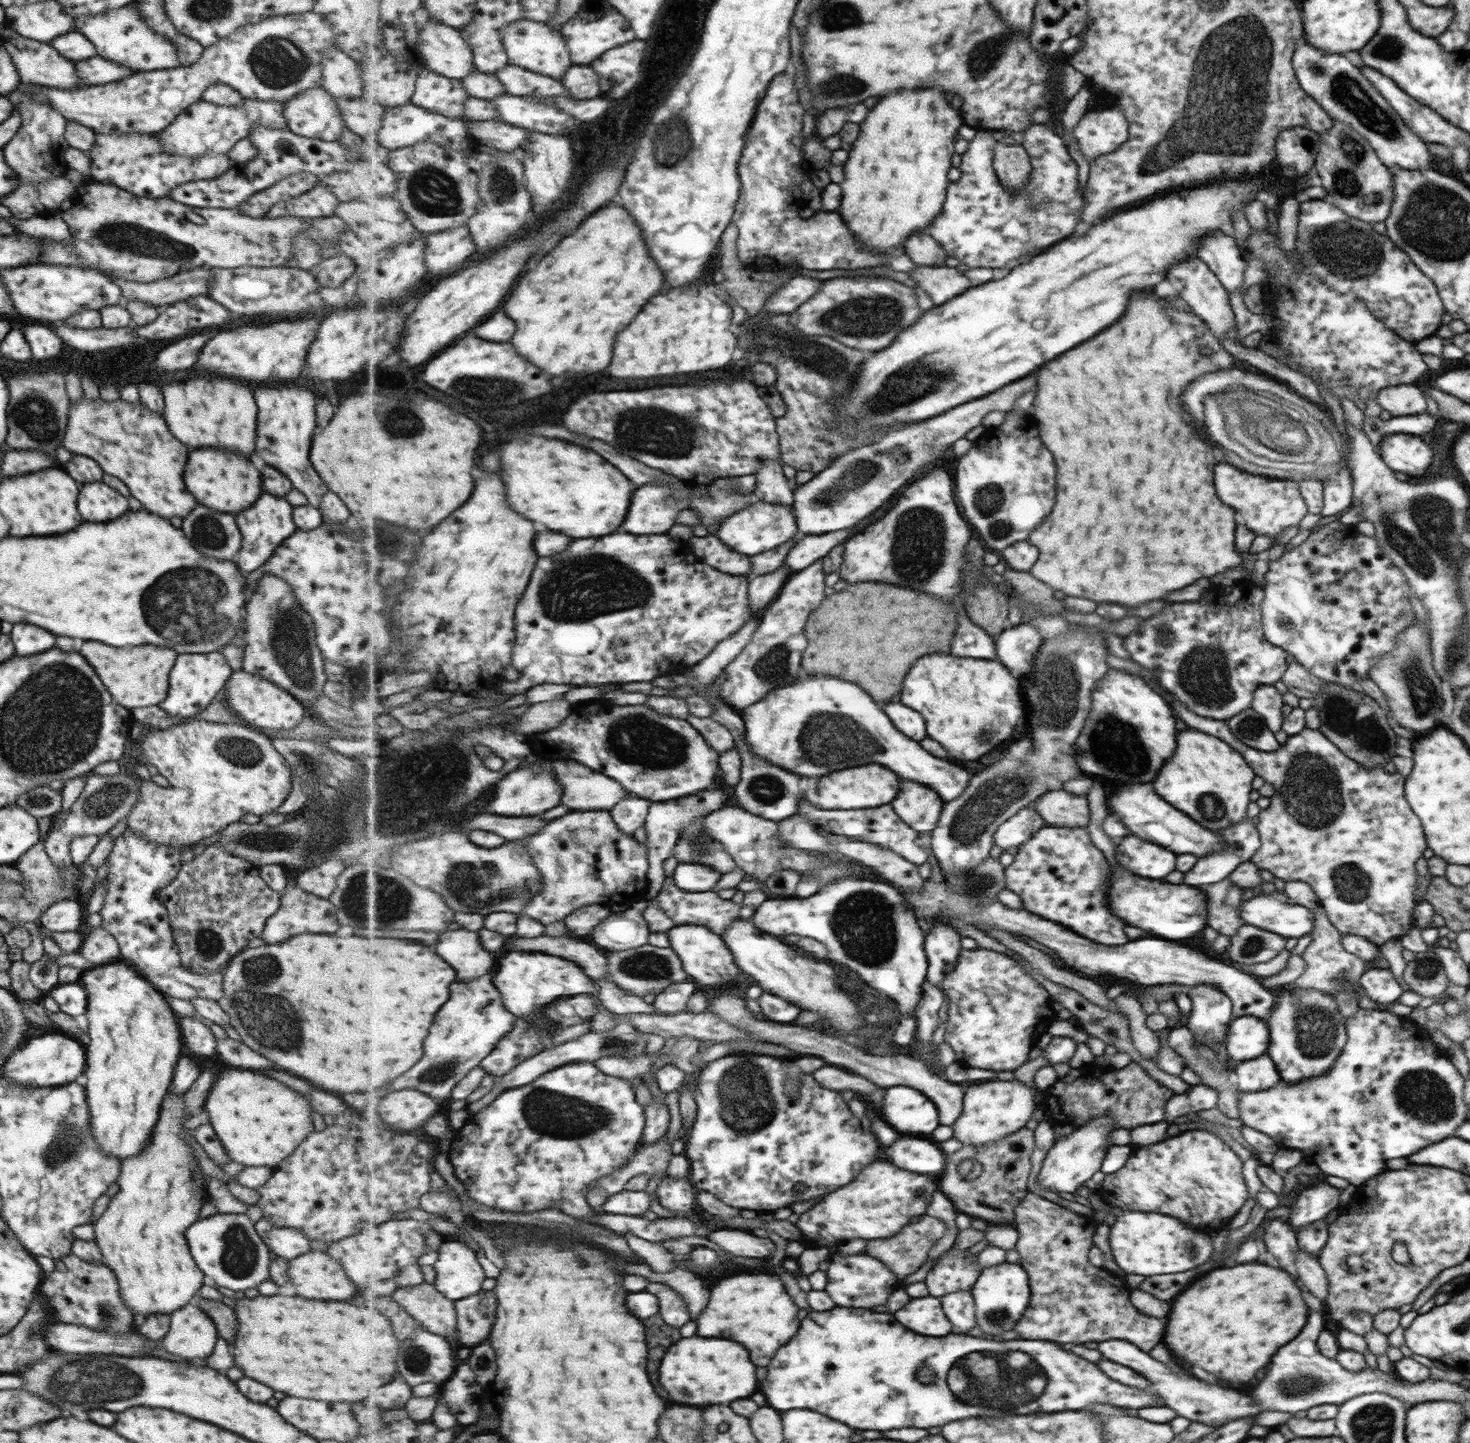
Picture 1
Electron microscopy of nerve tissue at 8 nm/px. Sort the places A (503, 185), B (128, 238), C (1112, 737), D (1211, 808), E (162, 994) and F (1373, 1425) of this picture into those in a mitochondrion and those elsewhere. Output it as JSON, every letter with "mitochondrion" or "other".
{"A":"mitochondrion","B":"mitochondrion","C":"mitochondrion","D":"mitochondrion","E":"other","F":"mitochondrion"}

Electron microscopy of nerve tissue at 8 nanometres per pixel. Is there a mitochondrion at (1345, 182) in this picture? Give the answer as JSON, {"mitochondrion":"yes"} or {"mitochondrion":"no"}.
{"mitochondrion":"yes"}

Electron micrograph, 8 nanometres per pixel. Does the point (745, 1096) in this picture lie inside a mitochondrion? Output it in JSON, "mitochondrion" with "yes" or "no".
{"mitochondrion":"yes"}

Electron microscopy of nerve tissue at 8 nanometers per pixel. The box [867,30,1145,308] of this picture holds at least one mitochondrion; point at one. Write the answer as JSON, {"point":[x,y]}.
{"point":[988,53]}

